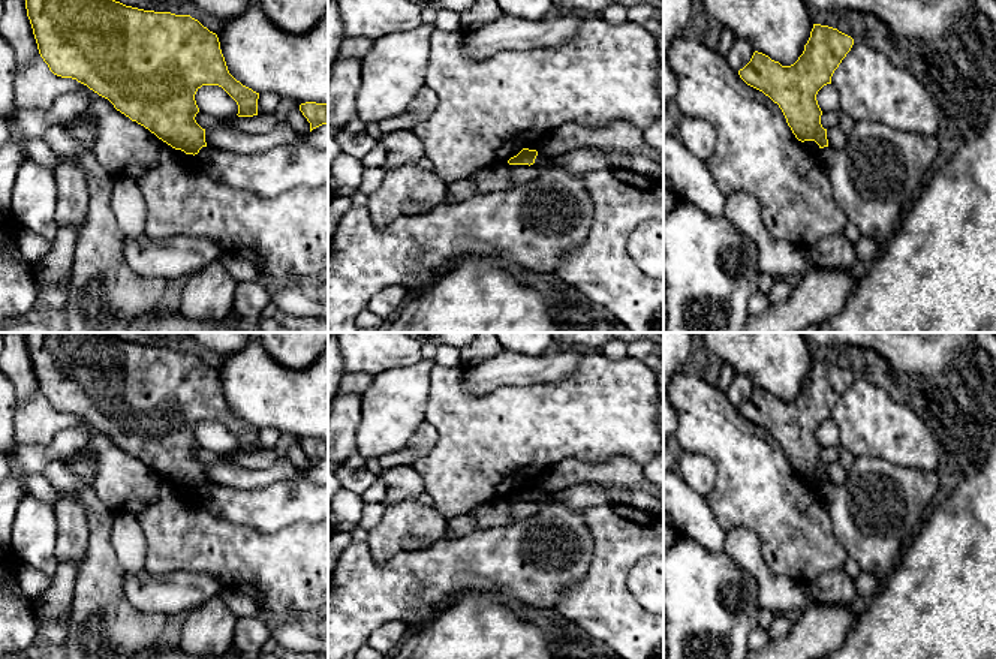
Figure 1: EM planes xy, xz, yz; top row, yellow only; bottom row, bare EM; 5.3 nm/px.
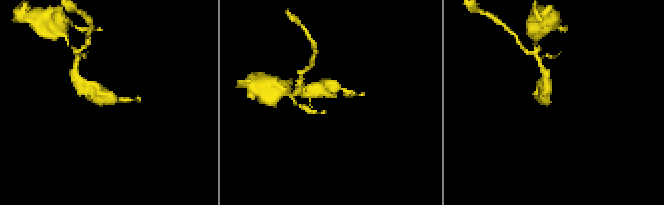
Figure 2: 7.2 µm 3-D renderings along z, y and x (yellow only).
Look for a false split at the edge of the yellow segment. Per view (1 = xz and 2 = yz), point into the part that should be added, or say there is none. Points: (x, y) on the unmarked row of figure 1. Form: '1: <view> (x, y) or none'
1: none
2: none

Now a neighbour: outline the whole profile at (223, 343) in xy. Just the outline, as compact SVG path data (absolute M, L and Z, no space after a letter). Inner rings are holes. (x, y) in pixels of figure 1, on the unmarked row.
M186 332L196 344L214 350L220 358L241 350L258 332Z

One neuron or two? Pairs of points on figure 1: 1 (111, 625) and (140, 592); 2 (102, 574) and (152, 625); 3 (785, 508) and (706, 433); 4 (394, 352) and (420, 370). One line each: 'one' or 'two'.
1: two
2: one
3: one
4: two

